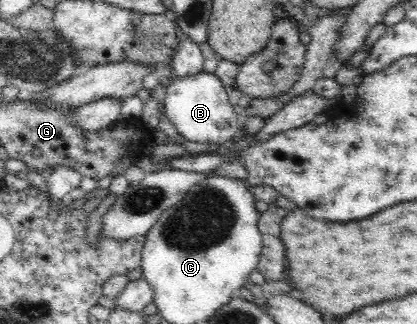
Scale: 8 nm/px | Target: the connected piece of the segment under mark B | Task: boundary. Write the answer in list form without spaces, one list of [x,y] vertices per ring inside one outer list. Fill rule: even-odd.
[[[204,70],[196,75],[172,76],[166,87],[163,105],[166,115],[178,131],[181,140],[192,143],[229,143],[234,142],[241,131],[238,115],[230,103],[227,88],[215,73]]]

